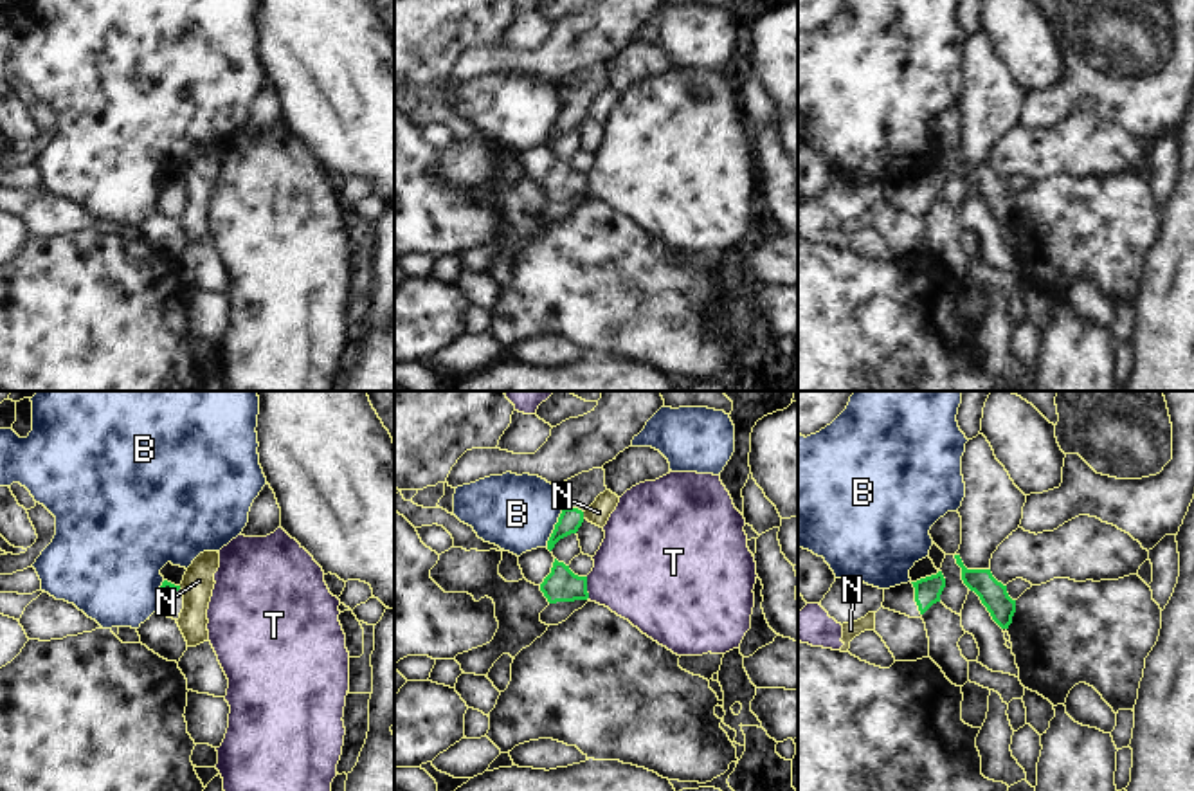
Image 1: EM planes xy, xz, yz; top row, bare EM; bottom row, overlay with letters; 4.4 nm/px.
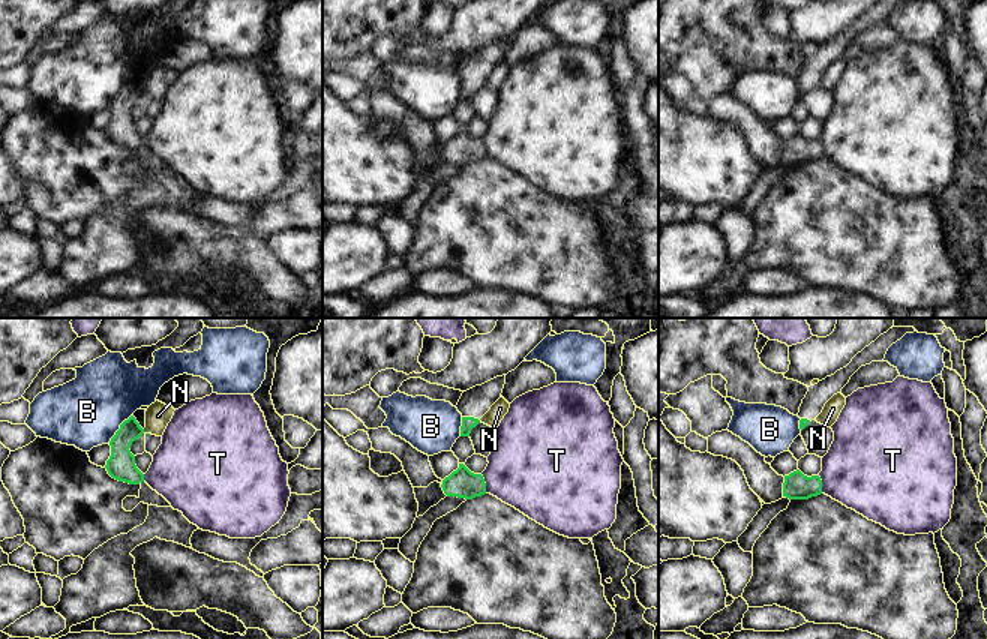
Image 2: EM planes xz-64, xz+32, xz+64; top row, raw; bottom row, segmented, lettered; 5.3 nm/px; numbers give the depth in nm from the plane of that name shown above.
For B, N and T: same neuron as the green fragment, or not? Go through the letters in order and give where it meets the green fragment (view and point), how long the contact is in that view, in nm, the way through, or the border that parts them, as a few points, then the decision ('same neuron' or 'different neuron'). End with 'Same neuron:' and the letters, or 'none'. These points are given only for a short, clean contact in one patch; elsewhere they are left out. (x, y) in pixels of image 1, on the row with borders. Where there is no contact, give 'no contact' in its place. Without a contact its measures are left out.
B: meets green in xz at (555, 528); contact 190 nm long; border along xz (562, 509), (546, 546); different neuron
N: meets green in xz at (582, 516); contact 30 nm long; border along xz (582, 512), (584, 518); different neuron
T: meets green in xz at (586, 588); contact 100 nm long; border along xz (586, 577), (589, 597); different neuron
Same neuron: none

